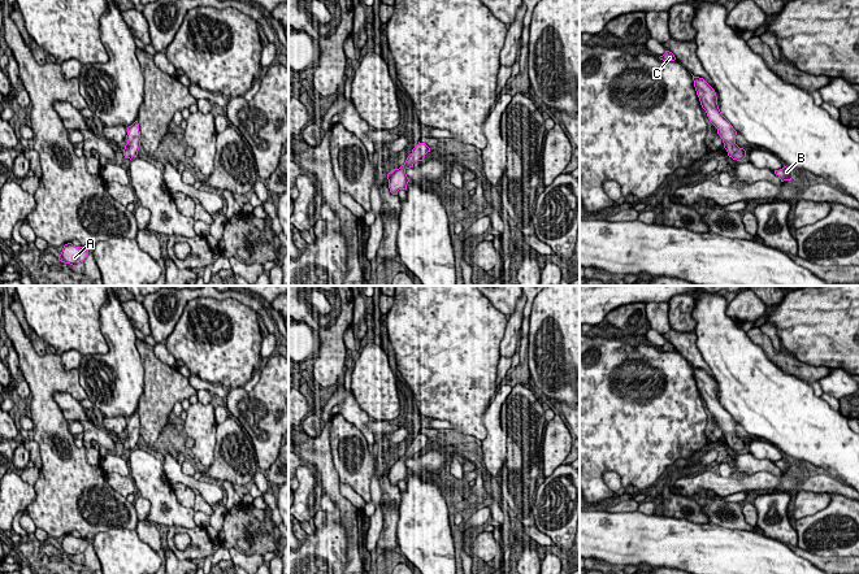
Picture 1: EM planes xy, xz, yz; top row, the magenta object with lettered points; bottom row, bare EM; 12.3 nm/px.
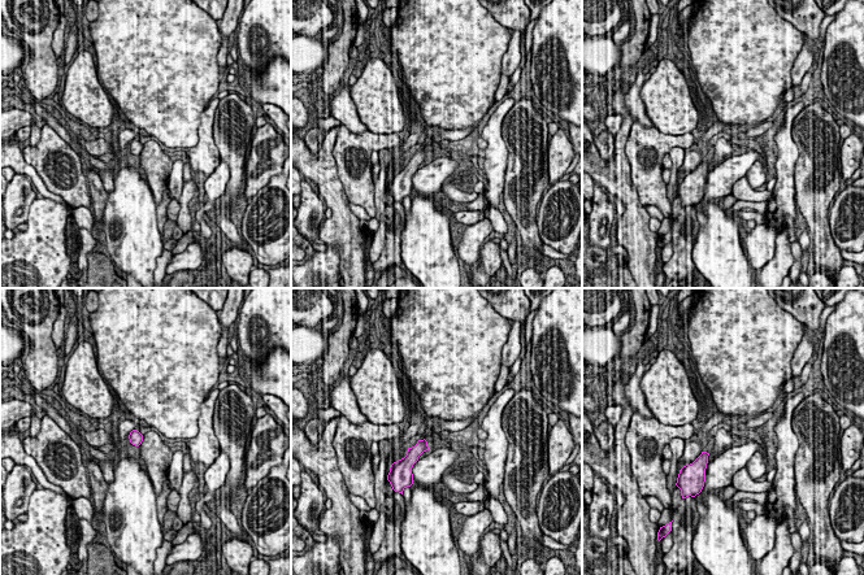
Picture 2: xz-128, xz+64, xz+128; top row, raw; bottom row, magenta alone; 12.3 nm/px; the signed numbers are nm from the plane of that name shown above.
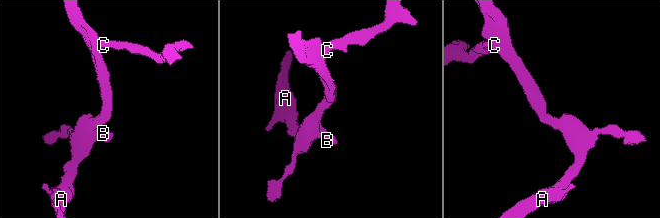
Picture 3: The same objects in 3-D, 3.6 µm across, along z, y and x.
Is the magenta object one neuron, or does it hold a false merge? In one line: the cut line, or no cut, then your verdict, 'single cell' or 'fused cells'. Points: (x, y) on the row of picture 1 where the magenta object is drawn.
no cut | single cell

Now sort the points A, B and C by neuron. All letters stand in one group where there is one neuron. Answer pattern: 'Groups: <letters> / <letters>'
Groups: A B C

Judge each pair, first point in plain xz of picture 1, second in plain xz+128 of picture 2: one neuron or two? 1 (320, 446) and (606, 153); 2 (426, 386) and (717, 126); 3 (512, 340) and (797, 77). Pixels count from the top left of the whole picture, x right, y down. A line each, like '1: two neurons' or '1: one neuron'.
1: two neurons
2: two neurons
3: one neuron

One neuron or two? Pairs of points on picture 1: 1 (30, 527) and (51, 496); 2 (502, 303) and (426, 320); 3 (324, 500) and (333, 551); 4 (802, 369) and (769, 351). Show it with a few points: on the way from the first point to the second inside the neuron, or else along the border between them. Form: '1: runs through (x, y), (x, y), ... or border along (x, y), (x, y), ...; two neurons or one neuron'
1: border along (26, 512), (37, 527); two neurons
2: border along (487, 299), (506, 314); two neurons
3: runs through (332, 513), (332, 538); one neuron
4: runs through (794, 366), (777, 357); one neuron

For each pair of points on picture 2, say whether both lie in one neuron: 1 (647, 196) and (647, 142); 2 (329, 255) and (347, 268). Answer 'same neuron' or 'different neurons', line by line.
1: same neuron
2: different neurons

